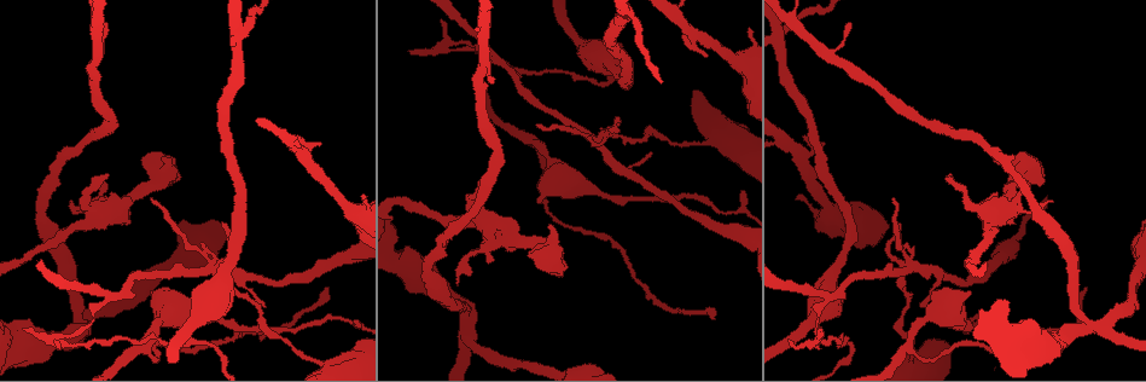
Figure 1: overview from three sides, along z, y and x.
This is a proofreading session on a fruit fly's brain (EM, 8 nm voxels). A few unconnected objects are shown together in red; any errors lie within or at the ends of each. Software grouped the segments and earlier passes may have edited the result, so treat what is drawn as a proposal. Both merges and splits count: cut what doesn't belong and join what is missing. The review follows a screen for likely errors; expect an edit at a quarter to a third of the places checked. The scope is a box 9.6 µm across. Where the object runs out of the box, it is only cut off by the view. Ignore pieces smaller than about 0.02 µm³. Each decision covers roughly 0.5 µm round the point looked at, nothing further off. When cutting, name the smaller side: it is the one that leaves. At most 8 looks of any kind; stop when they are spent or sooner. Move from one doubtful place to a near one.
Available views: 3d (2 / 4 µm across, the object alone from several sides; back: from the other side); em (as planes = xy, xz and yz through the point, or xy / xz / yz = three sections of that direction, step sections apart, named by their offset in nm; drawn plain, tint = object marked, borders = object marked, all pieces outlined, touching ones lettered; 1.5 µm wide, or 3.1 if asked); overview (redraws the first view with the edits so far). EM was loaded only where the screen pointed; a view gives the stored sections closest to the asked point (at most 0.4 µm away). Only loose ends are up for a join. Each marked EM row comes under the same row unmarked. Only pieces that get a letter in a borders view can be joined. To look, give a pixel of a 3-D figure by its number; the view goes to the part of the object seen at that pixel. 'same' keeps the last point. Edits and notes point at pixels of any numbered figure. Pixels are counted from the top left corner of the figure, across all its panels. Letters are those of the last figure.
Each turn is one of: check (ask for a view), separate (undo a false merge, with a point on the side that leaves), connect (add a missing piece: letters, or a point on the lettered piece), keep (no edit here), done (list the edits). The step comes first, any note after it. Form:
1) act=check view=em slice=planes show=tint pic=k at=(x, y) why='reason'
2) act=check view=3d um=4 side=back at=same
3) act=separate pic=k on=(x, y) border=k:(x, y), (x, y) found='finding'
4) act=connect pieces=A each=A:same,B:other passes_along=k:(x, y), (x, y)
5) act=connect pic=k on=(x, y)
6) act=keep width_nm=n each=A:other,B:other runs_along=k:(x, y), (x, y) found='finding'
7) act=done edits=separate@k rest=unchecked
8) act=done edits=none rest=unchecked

act=check view=em slice=planes show=tint pic=1 at=(466, 322) why='four or more arms meet'

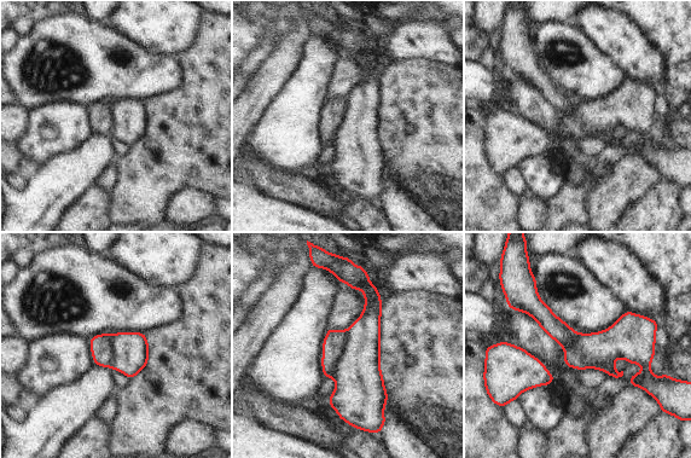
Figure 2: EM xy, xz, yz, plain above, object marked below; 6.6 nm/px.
act=check view=em slice=planes show=borders at=same why='see the neighbours'

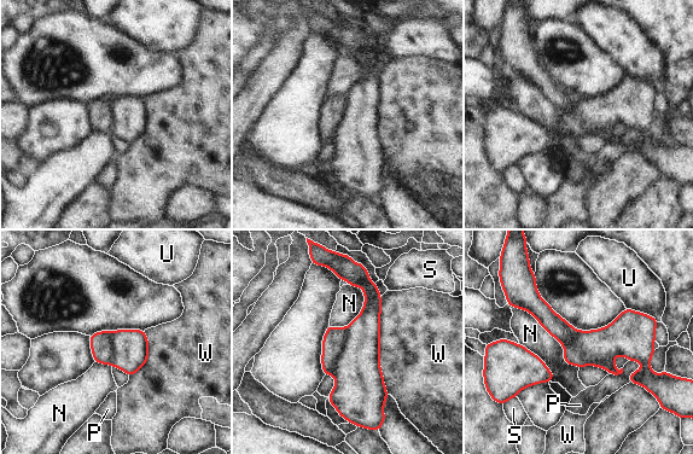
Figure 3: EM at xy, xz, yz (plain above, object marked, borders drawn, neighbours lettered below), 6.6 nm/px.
act=separate pic=3 on=(335, 341) each=N:other,P:other,S:other,U:other,W:other part_leaving=3:(514, 300), (529, 300), (572, 339) found='a second neuron is stuck on'

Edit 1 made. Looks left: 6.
act=check view=3d um=4 pic=1 at=(108, 174) why='an open end'

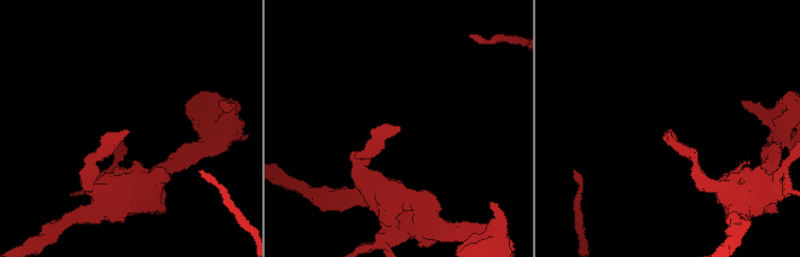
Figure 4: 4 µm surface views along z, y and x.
act=check view=em slice=yz step=8 show=tint pic=4 at=(668, 129) why='shape alone is not enough'

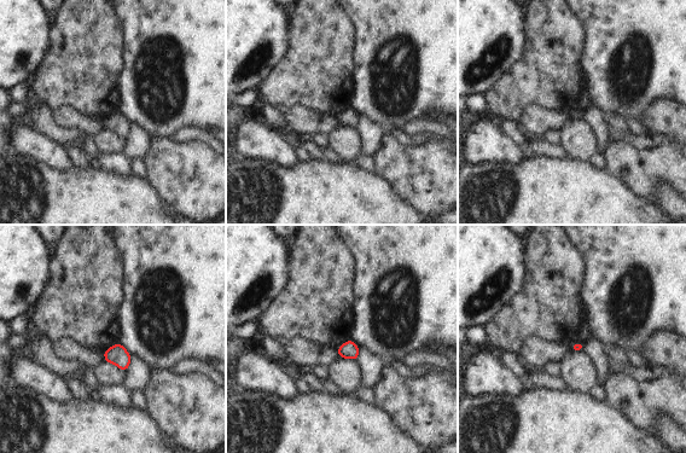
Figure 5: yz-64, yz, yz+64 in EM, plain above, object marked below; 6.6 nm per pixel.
act=check view=em slice=planes show=borders at=same

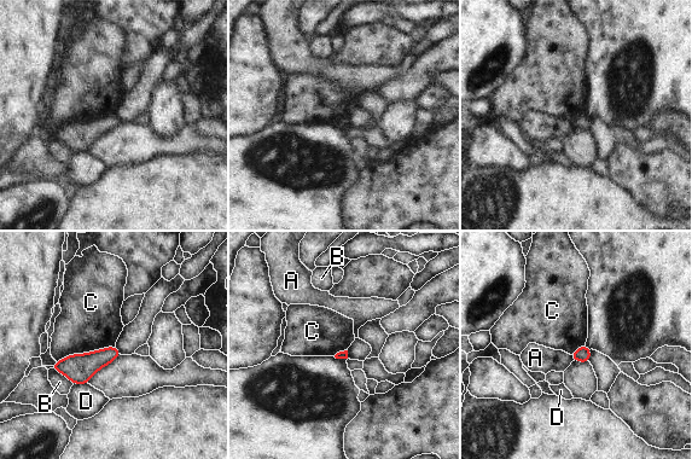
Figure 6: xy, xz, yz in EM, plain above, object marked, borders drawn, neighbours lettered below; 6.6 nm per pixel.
act=keep each=A:other,B:other,C:other,D:other border=6:(115, 344), (73, 353), (56, 361) found='no lettered piece goes on from it'

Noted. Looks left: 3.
act=check view=3d um=4 pic=1 at=(706, 56) why='an open end'

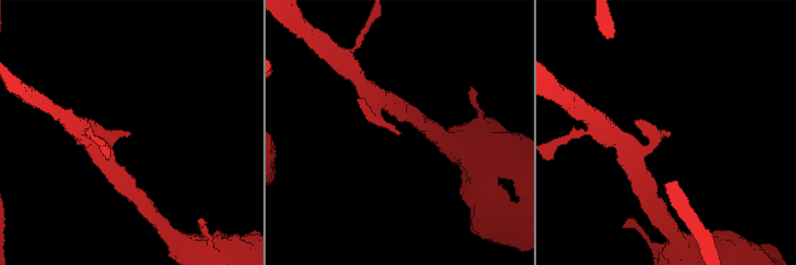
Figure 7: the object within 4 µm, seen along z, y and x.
act=check view=em slice=planes show=borders pic=7 at=(668, 133)

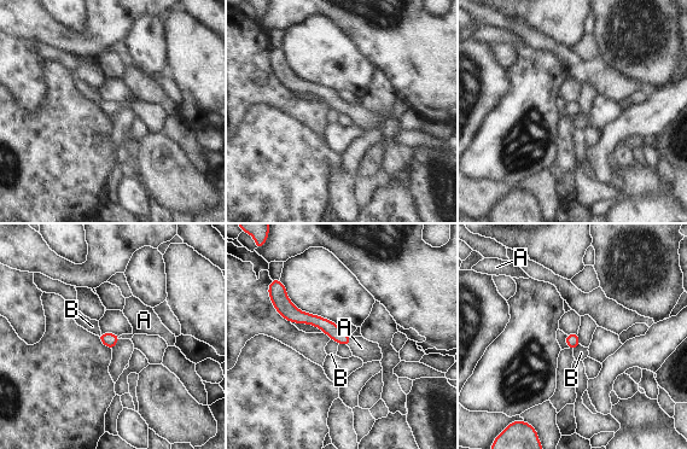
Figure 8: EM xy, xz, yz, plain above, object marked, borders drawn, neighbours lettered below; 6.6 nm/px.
act=connect pieces=A each=A:same,B:other passes_along=8:(329, 327), (349, 342), (361, 348) found='the neuron continues'

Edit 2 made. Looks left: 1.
act=done edits=separate@3,connect@8 rest=unchecked

